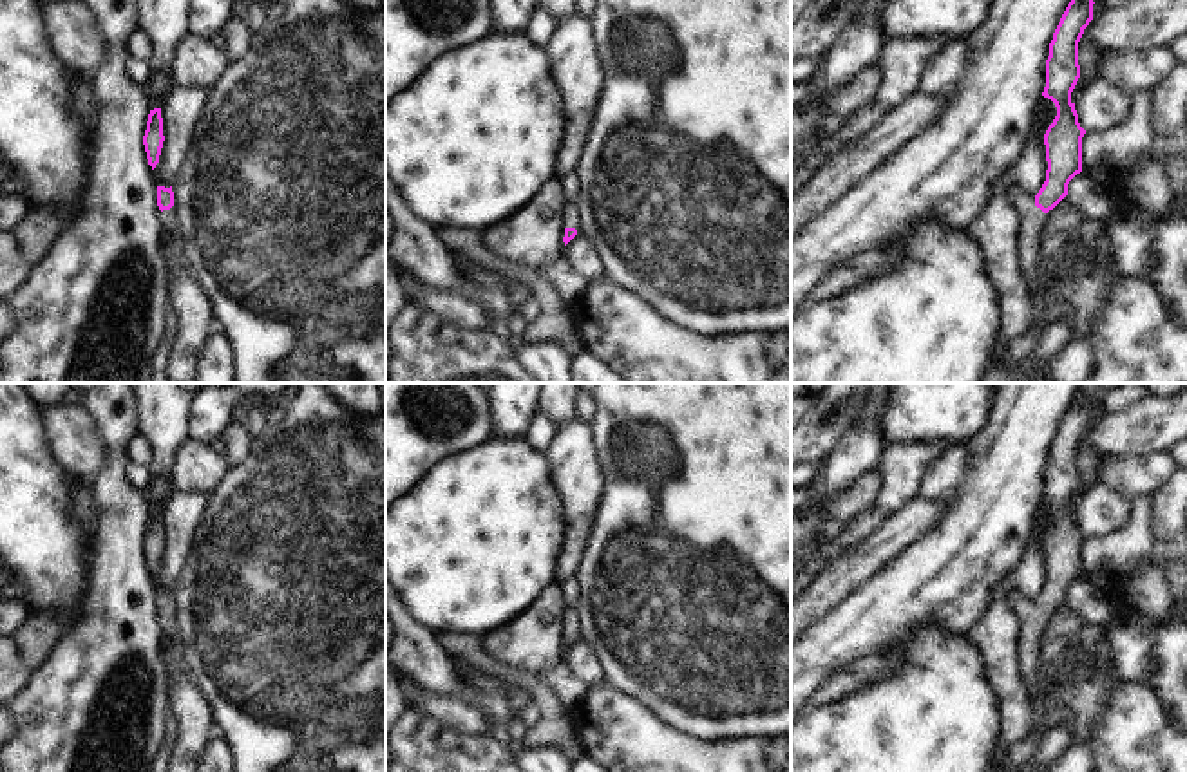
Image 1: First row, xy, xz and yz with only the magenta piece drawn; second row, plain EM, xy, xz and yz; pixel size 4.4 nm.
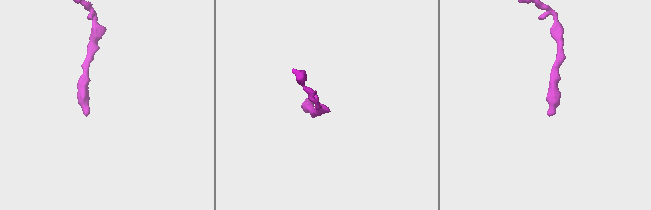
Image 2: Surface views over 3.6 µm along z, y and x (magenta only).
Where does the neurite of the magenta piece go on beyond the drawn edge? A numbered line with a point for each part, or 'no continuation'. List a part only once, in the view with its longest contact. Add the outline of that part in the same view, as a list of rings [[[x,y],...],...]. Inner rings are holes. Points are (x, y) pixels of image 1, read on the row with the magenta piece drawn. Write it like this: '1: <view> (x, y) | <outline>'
1: yz (1032, 221) | [[[1010,188],[1008,201],[1019,213],[1019,246],[1017,260],[1030,295],[1037,295],[1040,287],[1039,233],[1046,224],[1046,213],[1035,206],[1035,197],[1021,190]]]

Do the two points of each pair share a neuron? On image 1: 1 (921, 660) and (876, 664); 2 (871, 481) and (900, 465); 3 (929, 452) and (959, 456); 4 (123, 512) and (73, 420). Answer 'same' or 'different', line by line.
1: different
2: different
3: different
4: different

